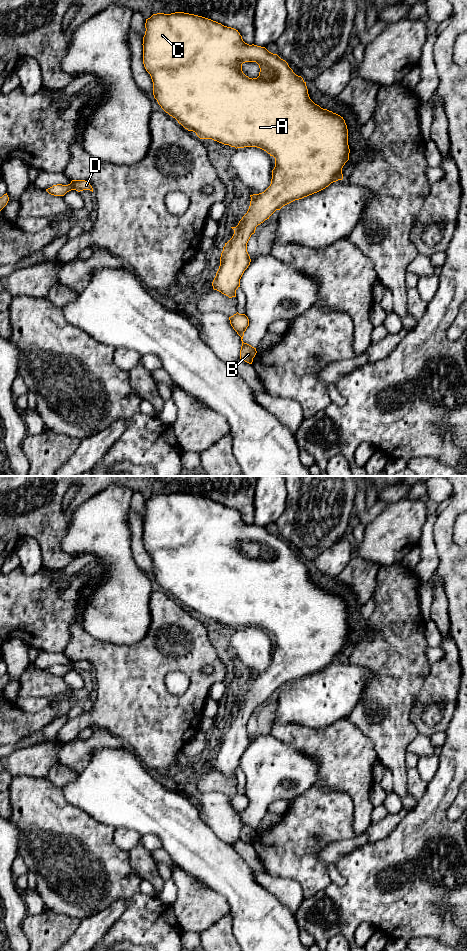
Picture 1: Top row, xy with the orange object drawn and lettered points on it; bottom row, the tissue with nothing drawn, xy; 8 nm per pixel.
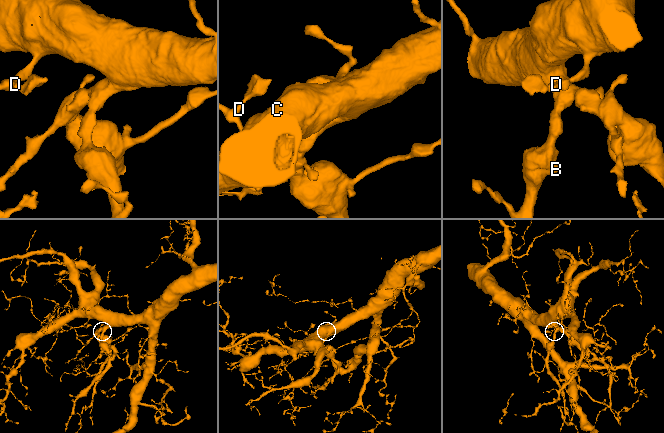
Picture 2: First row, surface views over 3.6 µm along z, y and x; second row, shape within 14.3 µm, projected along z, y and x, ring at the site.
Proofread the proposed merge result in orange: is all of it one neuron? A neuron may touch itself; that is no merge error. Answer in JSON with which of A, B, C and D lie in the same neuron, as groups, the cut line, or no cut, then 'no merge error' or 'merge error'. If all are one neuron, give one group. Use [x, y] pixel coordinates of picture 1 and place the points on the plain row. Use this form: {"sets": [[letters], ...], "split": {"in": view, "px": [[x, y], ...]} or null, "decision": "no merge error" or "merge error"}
{"sets": [["A", "B", "C", "D"]], "split": null, "decision": "no merge error"}

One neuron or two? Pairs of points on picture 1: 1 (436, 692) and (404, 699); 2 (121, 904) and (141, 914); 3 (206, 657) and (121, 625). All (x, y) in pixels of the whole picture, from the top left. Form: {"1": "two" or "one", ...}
{"1": "two", "2": "two", "3": "two"}

